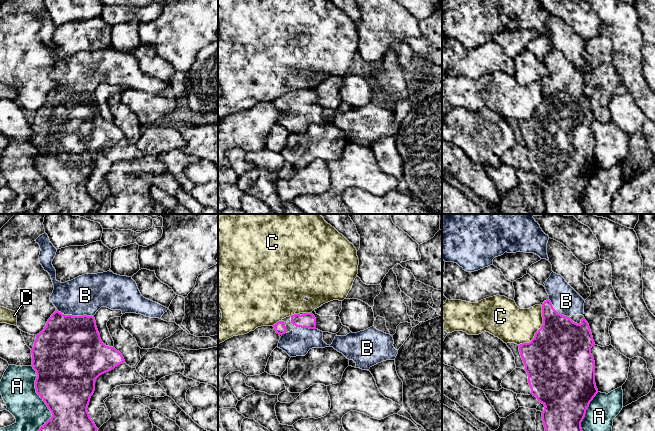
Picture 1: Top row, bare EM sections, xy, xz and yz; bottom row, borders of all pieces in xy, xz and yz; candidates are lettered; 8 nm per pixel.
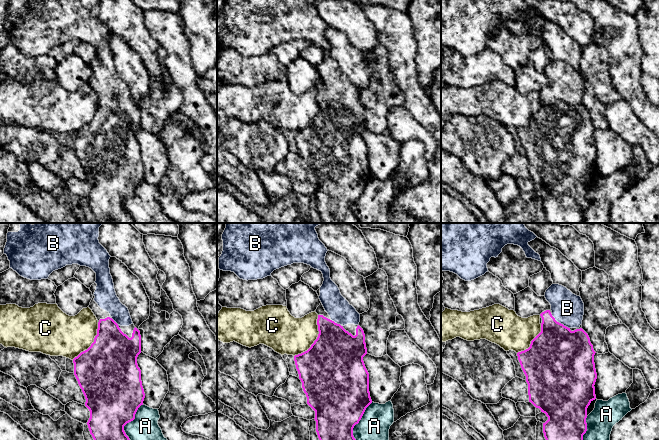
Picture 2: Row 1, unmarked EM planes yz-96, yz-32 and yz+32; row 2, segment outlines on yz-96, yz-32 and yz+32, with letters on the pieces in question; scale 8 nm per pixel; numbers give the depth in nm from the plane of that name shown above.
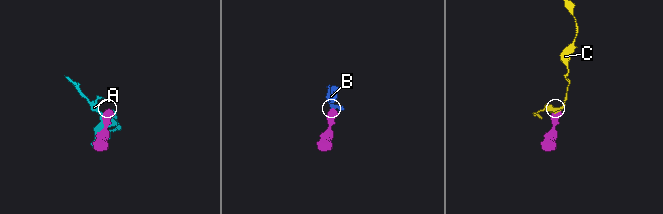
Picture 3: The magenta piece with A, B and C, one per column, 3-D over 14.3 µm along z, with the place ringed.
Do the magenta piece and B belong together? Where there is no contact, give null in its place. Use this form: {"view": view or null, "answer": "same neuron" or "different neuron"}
{"view": "xy", "answer": "same neuron"}

